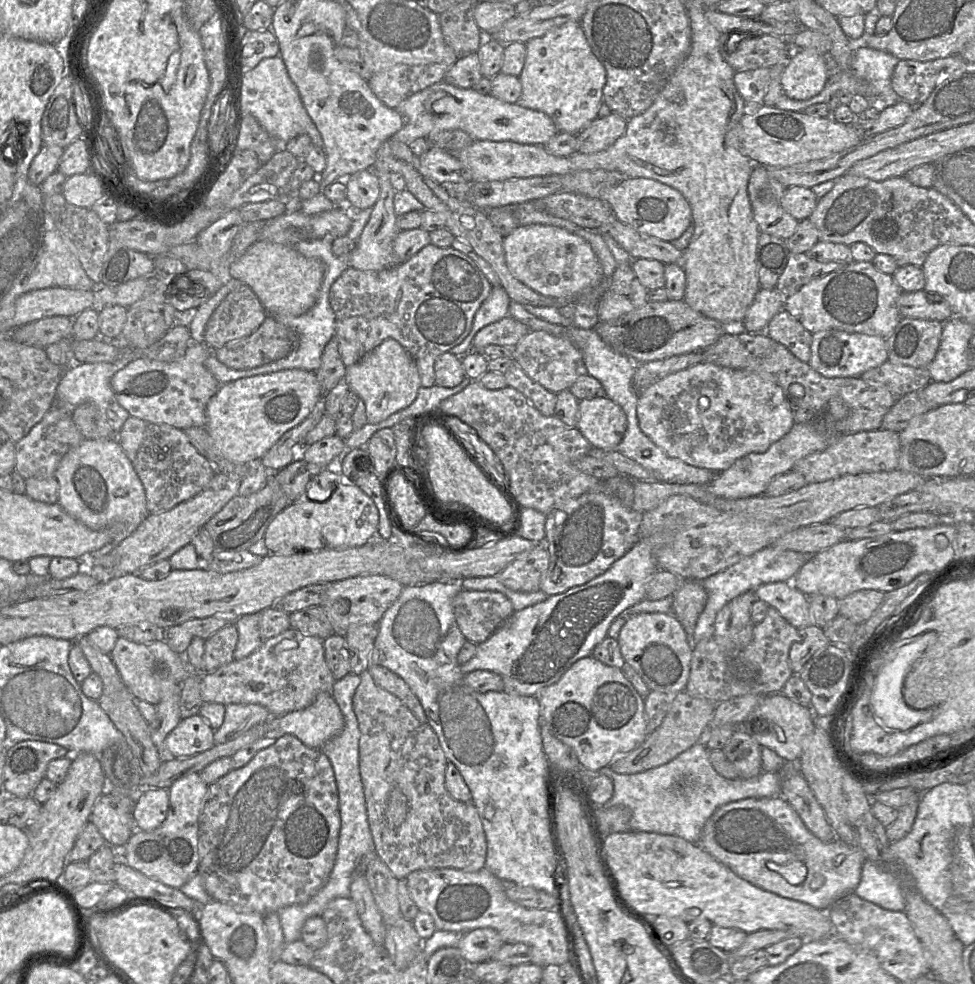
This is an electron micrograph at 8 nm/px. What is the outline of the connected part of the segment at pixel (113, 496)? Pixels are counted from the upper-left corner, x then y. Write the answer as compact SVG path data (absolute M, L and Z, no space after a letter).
M84 439L64 455L54 477L59 484L58 503L69 515L92 530L110 524L118 526L118 536L113 542L81 560L83 569L102 576L108 571L104 569L112 569L116 562L113 549L150 515L145 488L121 445L111 439Z

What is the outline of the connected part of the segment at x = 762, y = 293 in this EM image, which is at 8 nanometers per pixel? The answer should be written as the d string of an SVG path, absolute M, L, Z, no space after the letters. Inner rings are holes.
M761 288L741 322L746 332L766 333L771 319L784 310L784 296L777 290Z

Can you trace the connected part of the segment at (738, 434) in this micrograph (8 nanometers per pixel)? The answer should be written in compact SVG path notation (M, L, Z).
M701 362L670 374L638 396L637 419L642 432L668 456L720 473L749 453L763 453L786 435L795 421L784 392L758 374Z

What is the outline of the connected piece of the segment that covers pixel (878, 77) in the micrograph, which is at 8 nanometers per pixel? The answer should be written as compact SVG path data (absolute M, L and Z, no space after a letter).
M857 43L855 44L854 57L850 71L837 70L833 72L825 88L818 95L808 100L794 100L782 94L773 107L793 112L803 112L810 106L829 103L833 95L842 89L852 92L853 95L863 95L869 99L873 105L878 105L879 107L892 106L900 100L900 97L893 90L891 83L894 69L899 61L898 58L889 53L872 49L863 43Z

